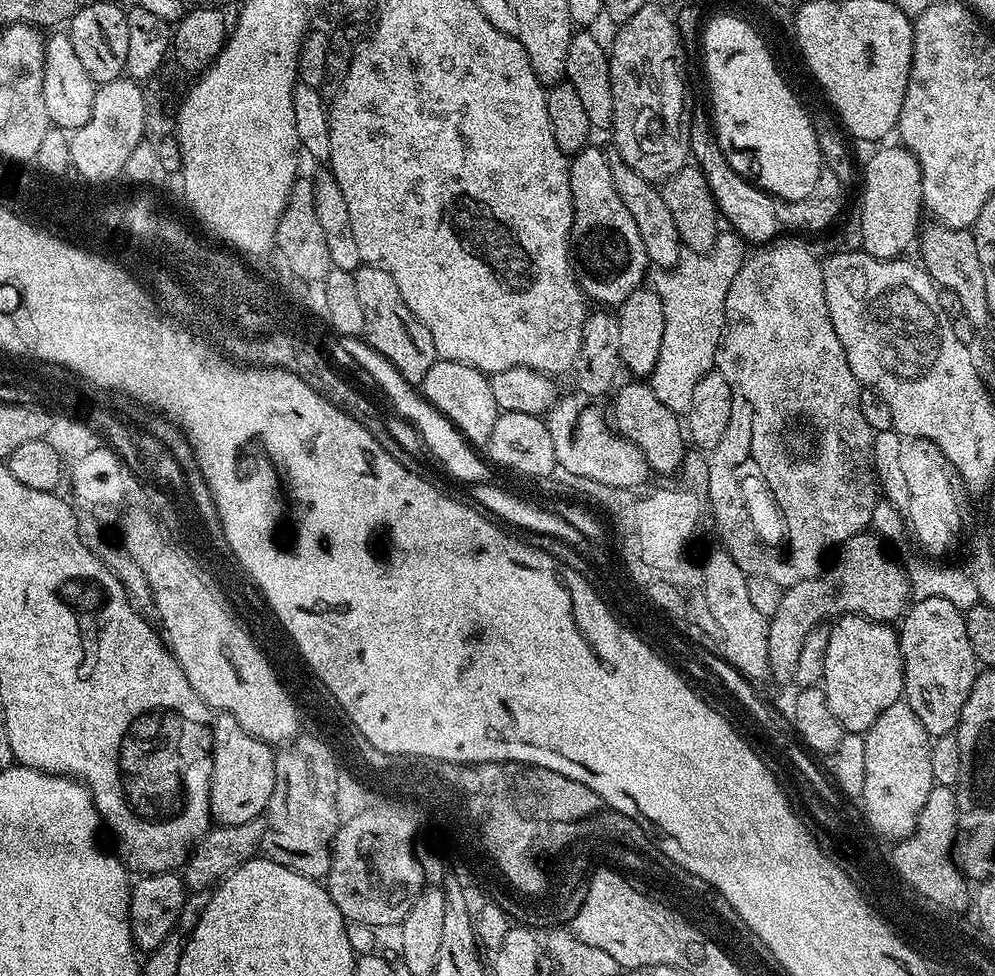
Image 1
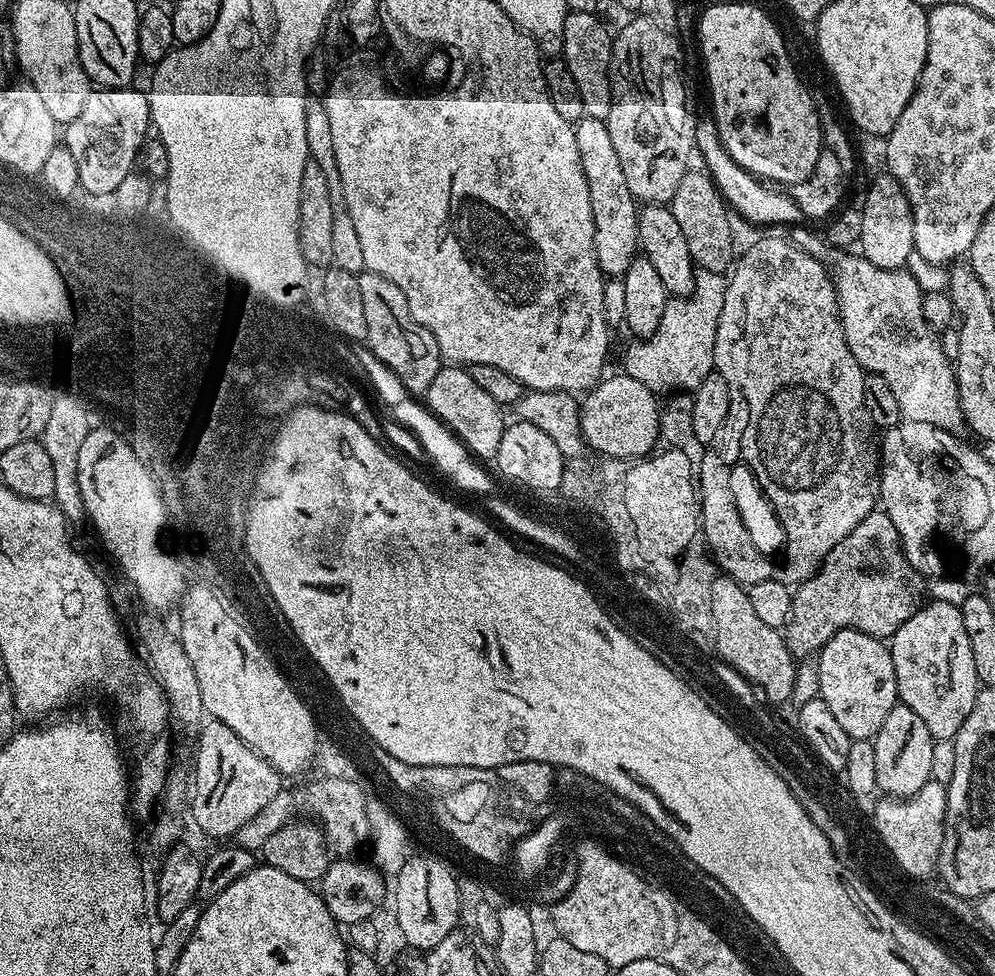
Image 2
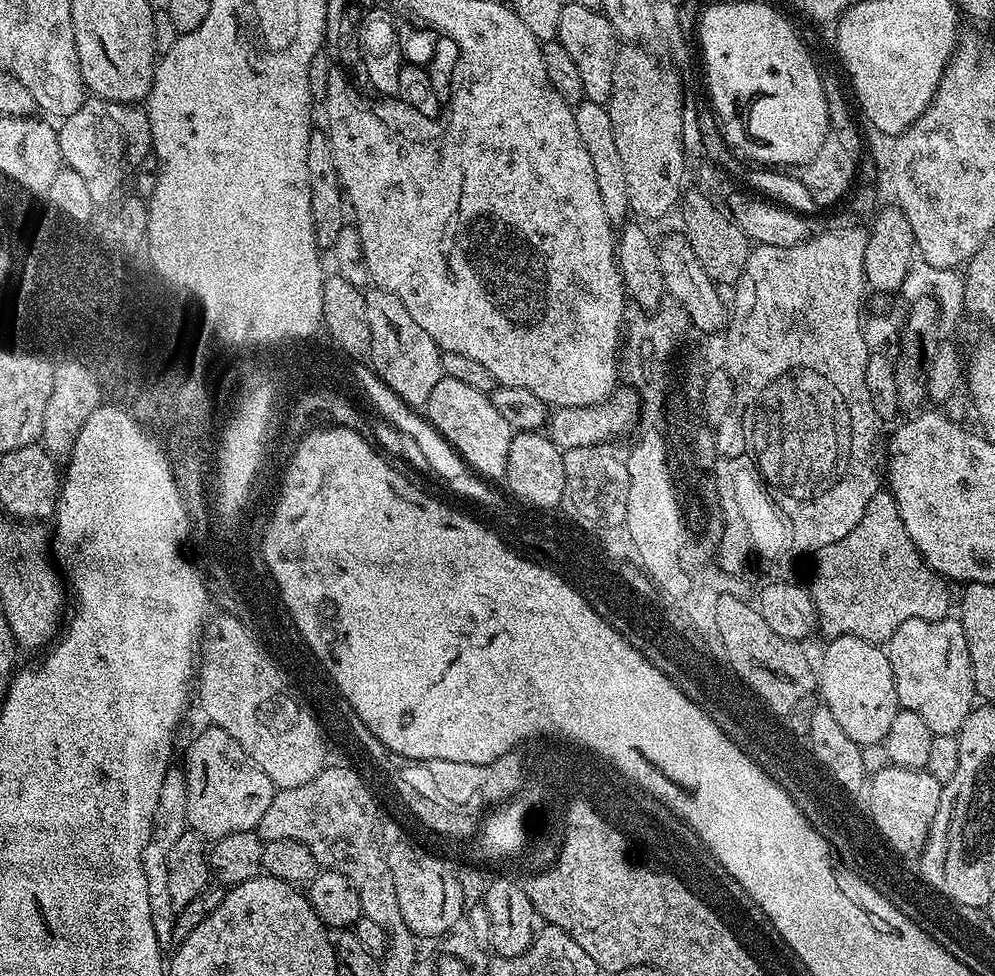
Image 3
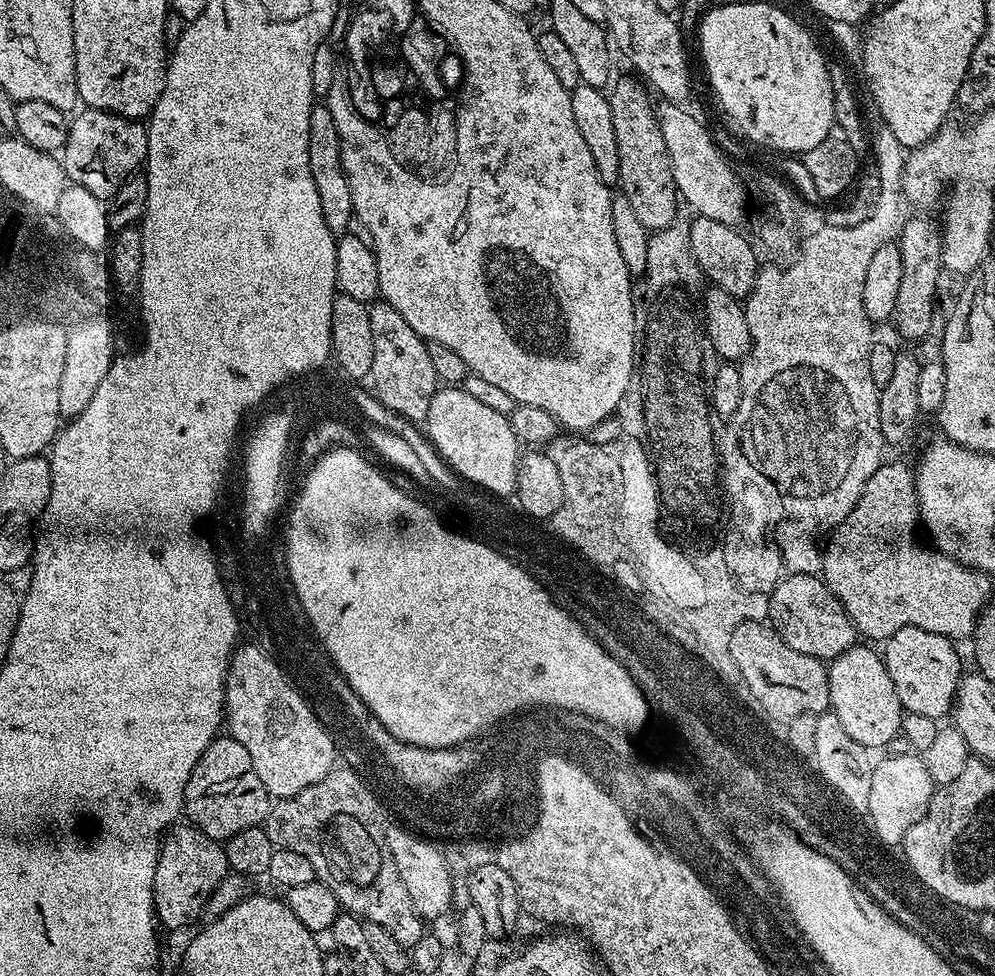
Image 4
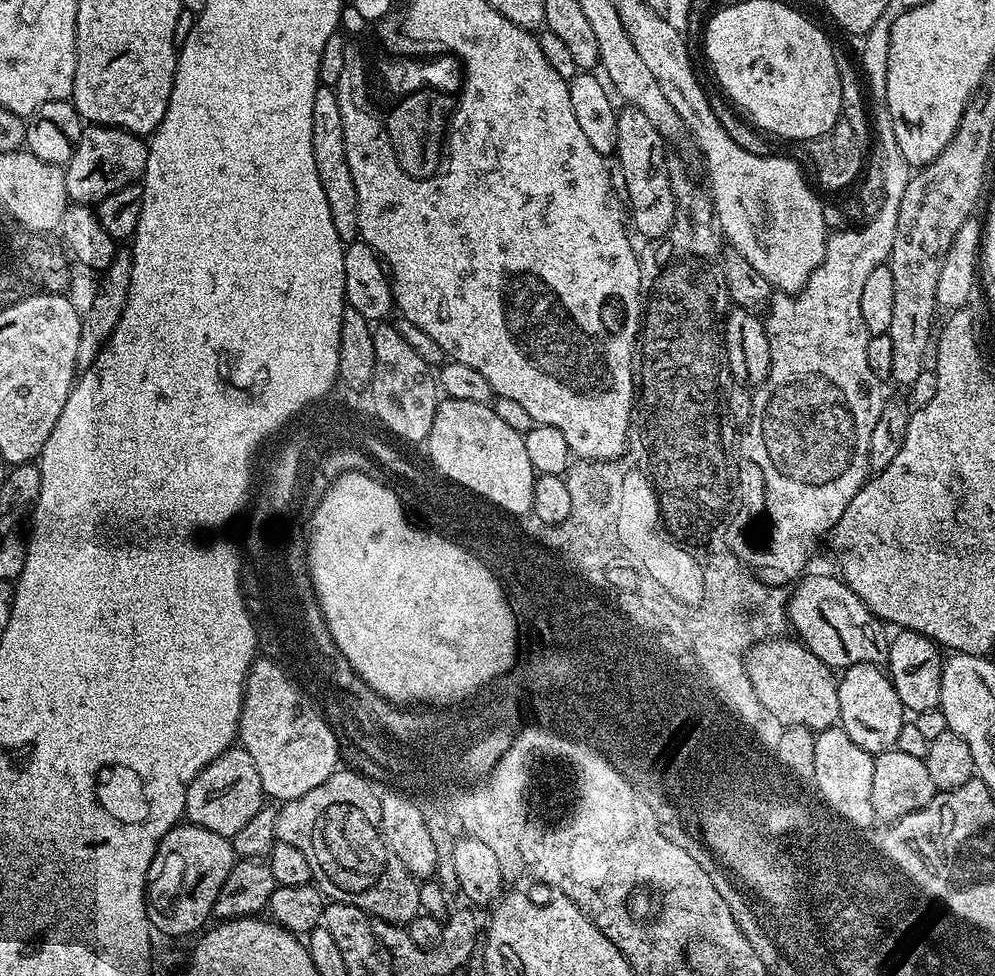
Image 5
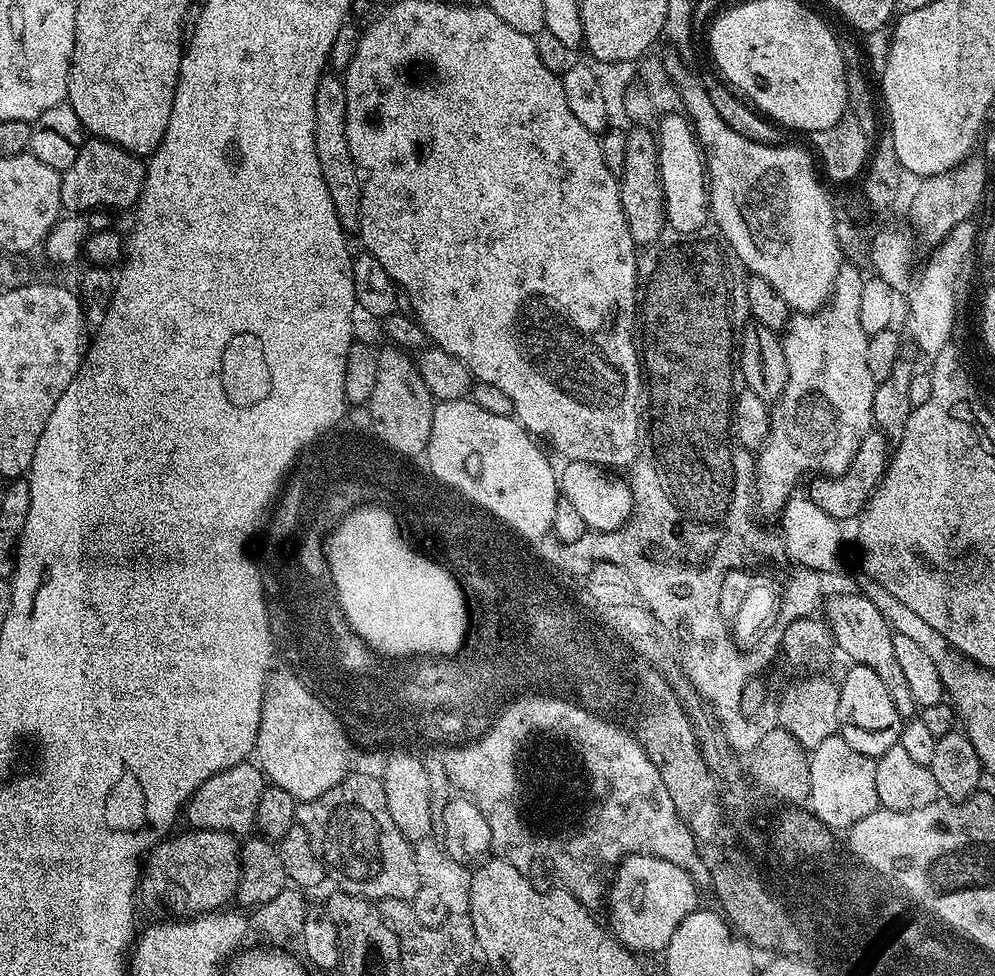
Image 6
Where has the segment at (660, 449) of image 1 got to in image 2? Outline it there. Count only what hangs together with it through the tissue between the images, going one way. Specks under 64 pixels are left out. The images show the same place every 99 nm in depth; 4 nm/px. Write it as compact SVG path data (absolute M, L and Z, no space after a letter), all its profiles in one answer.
M623 374L605 375L580 404L580 432L589 449L601 452L604 458L636 462L647 457L661 439L661 405L656 405L657 393L642 382Z

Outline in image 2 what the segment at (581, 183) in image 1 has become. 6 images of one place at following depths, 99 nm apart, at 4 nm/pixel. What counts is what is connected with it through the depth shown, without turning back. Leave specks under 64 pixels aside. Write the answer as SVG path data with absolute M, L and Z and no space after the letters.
M584 116L575 122L574 127L578 138L578 158L582 158L582 174L586 174L586 186L590 186L590 208L594 210L596 261L605 277L620 278L638 256L638 202L630 194L630 186L626 186L622 158L618 158L618 153L614 150L607 123L598 118Z

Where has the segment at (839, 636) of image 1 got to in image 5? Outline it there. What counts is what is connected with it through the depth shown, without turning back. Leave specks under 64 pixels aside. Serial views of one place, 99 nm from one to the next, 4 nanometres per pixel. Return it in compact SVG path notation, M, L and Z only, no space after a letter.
M855 664L843 669L836 685L838 690L839 727L850 734L862 750L870 753L886 752L897 747L900 731L904 728L906 709L894 690L892 677L883 667L874 664Z

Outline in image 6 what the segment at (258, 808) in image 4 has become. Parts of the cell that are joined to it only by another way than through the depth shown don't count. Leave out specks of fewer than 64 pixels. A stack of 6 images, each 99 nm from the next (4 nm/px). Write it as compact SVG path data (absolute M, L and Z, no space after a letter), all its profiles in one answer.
M245 762L238 766L230 766L218 774L214 774L188 799L186 816L193 829L230 832L240 838L256 828L256 811L258 798L262 798L262 790L266 787L266 777L255 763Z

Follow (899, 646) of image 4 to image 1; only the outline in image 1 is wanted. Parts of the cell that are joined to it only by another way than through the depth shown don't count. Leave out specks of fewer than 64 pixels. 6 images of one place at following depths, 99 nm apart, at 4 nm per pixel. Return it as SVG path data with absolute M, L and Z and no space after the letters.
M926 598L915 601L898 624L904 659L902 700L918 714L918 722L922 722L932 738L955 733L970 686L974 686L978 661L966 634L964 618L965 613L960 612L954 602L946 602L946 598Z

